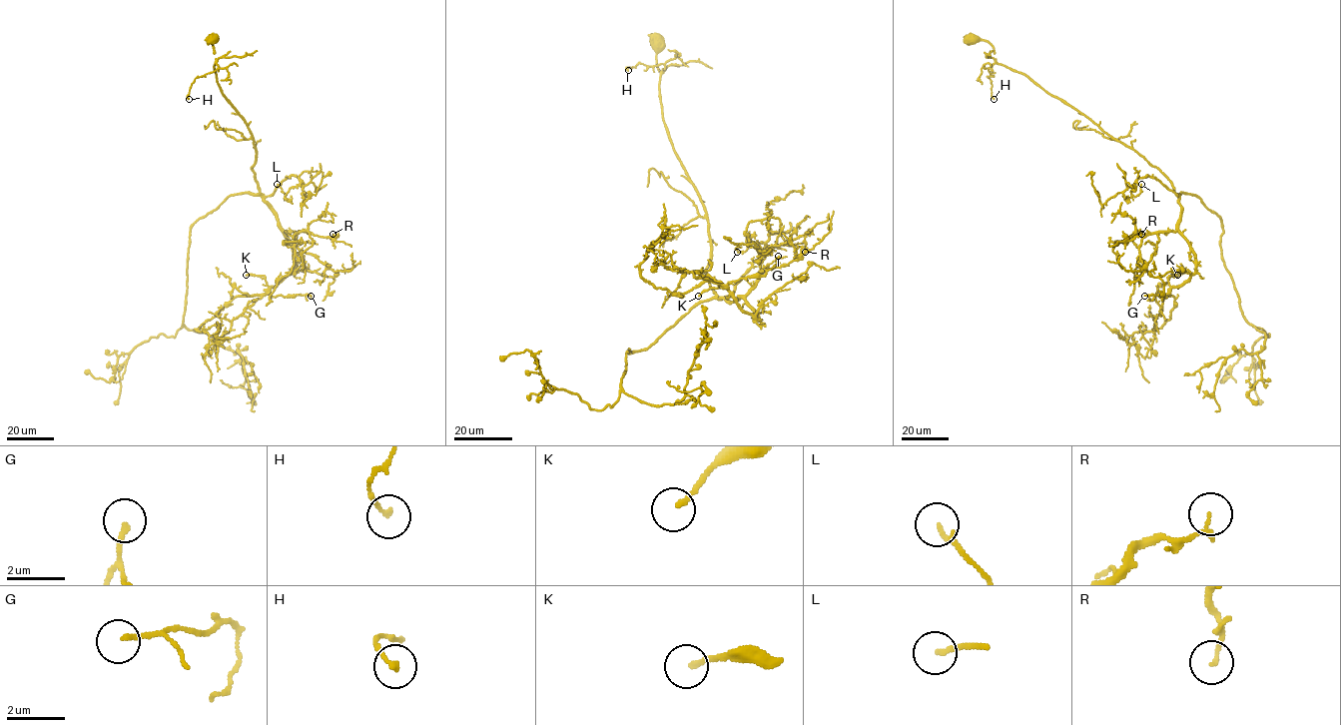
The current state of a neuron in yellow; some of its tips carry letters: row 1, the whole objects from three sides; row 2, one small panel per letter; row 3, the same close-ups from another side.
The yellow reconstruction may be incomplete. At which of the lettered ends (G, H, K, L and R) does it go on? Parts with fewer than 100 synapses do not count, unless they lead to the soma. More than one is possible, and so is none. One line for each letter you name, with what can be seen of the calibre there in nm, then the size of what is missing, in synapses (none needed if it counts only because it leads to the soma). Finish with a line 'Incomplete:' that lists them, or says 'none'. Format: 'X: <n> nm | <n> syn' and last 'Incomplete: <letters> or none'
Incomplete: none

